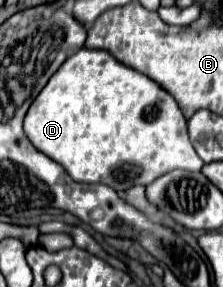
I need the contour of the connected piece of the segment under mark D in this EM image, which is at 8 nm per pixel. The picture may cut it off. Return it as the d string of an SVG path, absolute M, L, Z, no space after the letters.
M82 48L54 72L24 118L24 134L32 146L58 162L72 180L86 184L100 182L116 192L132 188L134 184L148 186L156 178L178 168L196 172L204 166L188 140L186 118L176 100L148 76L120 64L104 50Z

